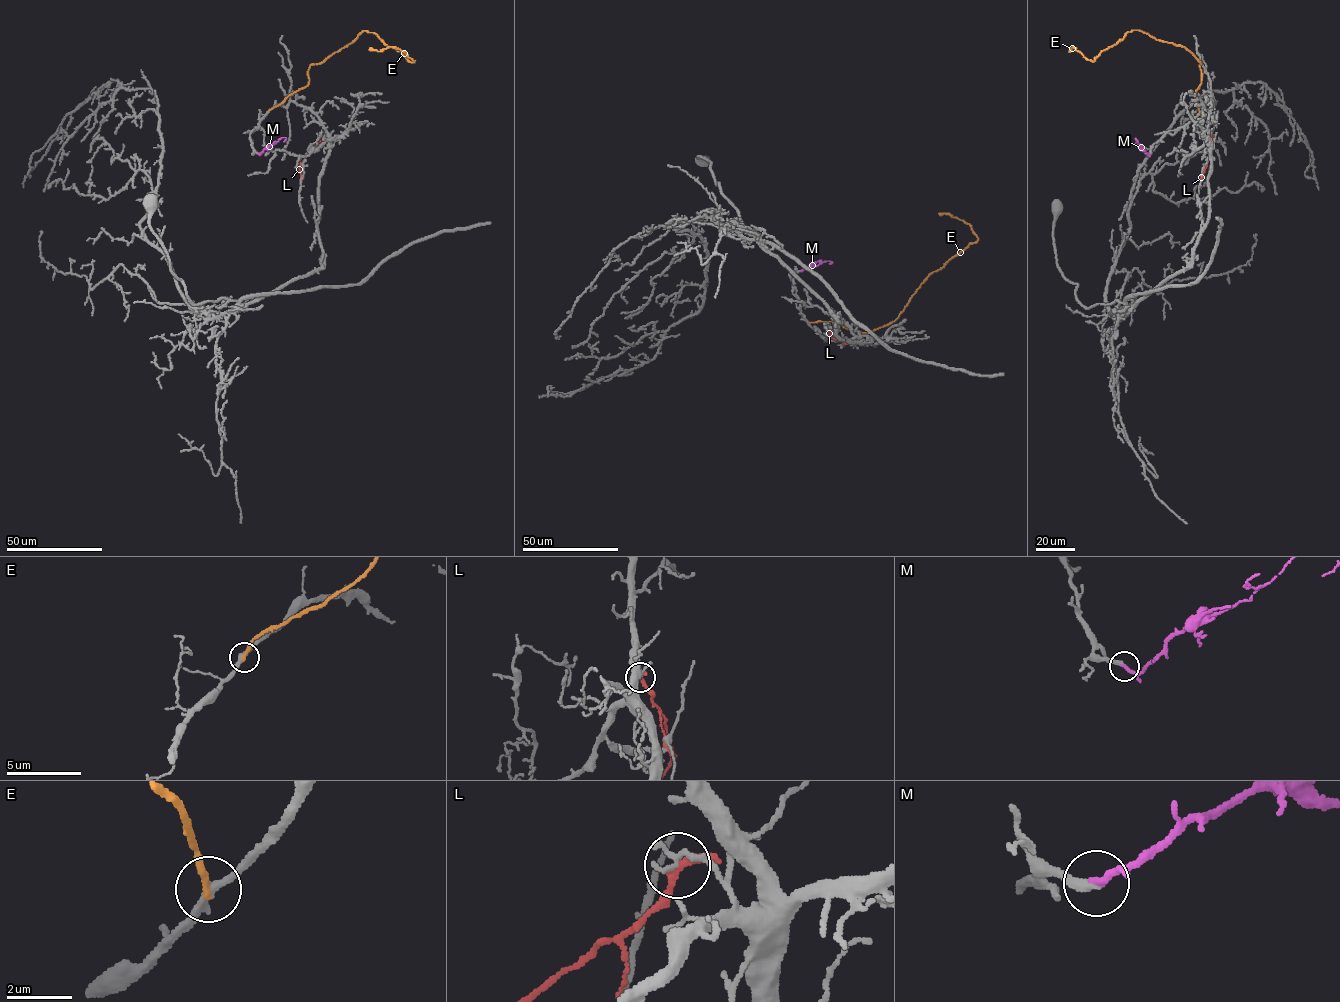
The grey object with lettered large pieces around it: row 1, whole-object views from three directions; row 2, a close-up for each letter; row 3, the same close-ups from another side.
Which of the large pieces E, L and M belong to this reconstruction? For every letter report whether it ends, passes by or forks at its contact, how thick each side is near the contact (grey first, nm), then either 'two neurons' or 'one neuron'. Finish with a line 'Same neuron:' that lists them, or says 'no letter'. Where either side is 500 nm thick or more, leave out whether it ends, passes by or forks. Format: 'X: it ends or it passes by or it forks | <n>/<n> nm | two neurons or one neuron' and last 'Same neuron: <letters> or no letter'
E: it ends | 280/240 nm | two neurons
L: it passes by | 200/240 nm | two neurons
M: it ends | 320/240 nm | two neurons
Same neuron: no letter

